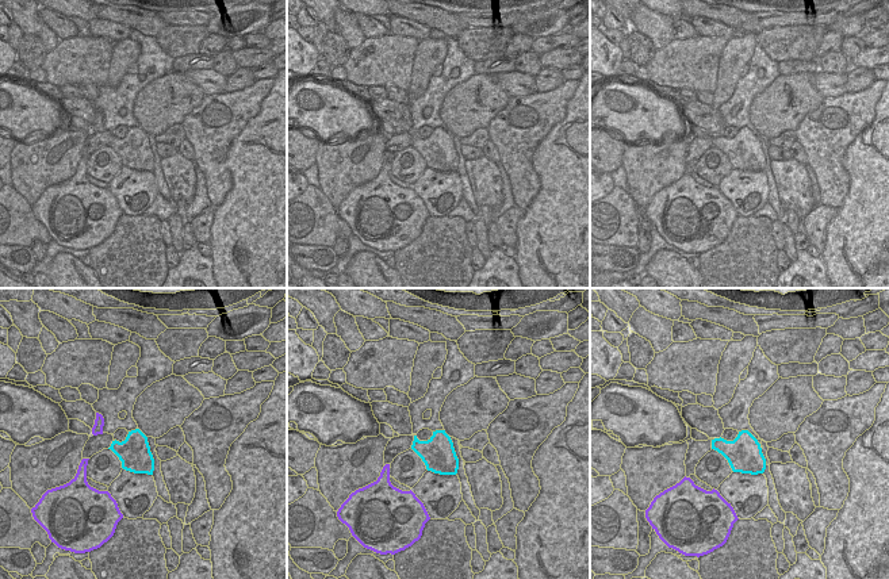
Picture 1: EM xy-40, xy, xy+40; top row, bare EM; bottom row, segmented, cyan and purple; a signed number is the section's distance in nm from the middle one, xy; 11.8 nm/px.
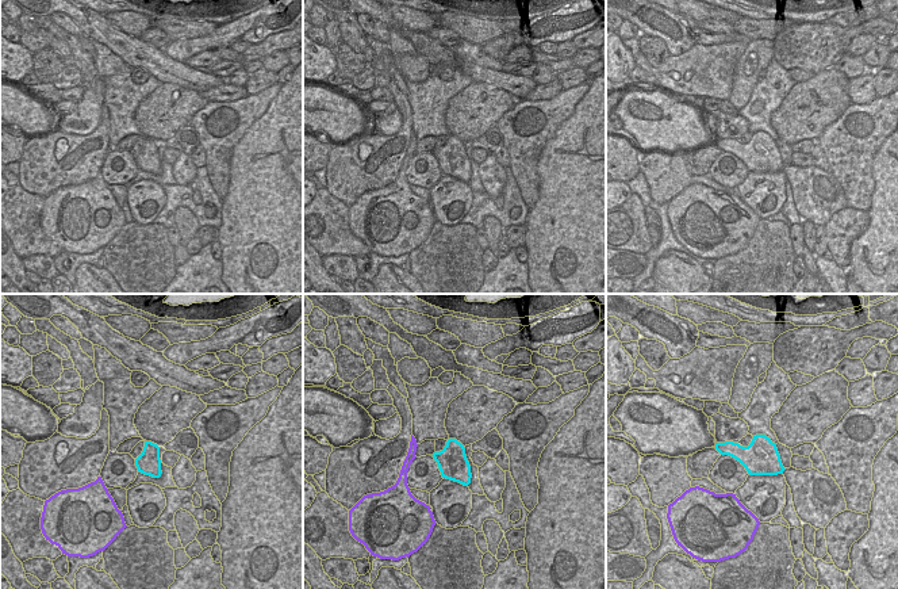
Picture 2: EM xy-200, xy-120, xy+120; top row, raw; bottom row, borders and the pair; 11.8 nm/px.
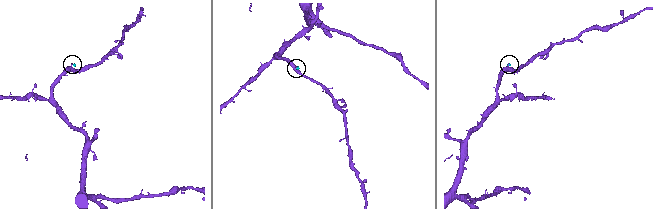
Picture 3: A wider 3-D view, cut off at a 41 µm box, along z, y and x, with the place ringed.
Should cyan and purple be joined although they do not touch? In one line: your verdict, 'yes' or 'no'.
no

